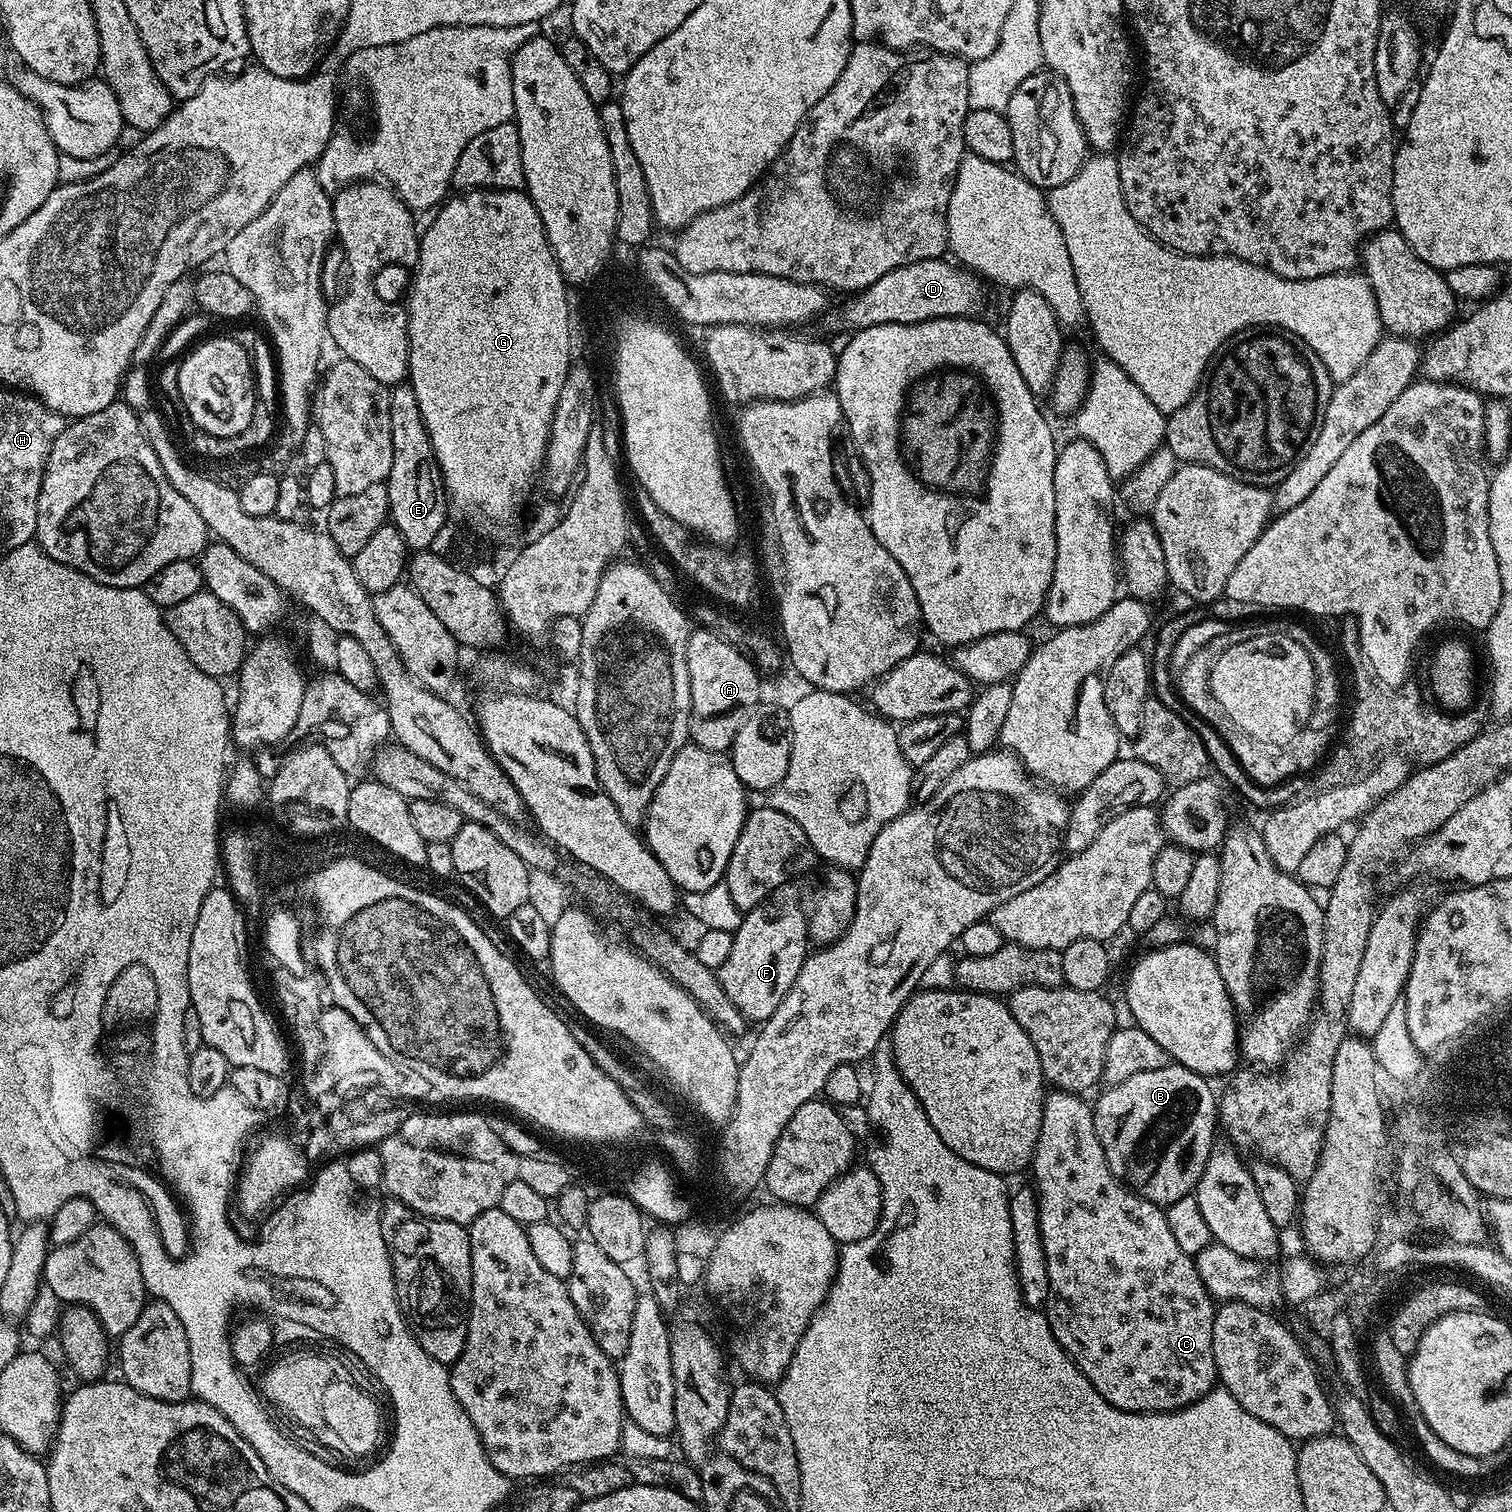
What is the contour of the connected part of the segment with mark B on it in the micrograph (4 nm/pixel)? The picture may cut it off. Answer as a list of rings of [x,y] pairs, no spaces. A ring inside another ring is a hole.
[[[1169,1062],[1158,1070],[1139,1072],[1130,1078],[1126,1078],[1126,1082],[1113,1084],[1103,1089],[1105,1092],[1097,1098],[1096,1104],[1094,1100],[1094,1107],[1092,1108],[1094,1130],[1096,1131],[1096,1137],[1100,1139],[1102,1150],[1106,1154],[1106,1162],[1110,1166],[1110,1170],[1116,1175],[1116,1179],[1119,1180],[1121,1184],[1127,1186],[1131,1191],[1135,1192],[1136,1195],[1143,1196],[1144,1199],[1150,1201],[1150,1203],[1159,1204],[1161,1206],[1173,1204],[1174,1202],[1178,1202],[1178,1198],[1191,1196],[1195,1193],[1196,1184],[1202,1178],[1204,1167],[1208,1161],[1208,1156],[1214,1150],[1212,1135],[1214,1135],[1215,1132],[1218,1132],[1218,1096],[1215,1091],[1212,1093],[1212,1088],[1208,1084],[1211,1083],[1194,1070],[1184,1068],[1181,1064],[1175,1062]]]

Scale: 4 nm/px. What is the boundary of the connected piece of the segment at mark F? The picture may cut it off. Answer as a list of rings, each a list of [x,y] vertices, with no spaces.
[[[789,882],[774,891],[761,904],[743,913],[732,938],[730,958],[722,962],[718,979],[726,998],[742,1010],[745,1021],[763,1022],[778,1010],[778,1002],[786,998],[802,962],[810,951],[808,912],[800,905],[800,892]]]

